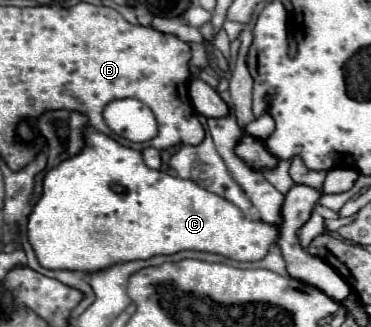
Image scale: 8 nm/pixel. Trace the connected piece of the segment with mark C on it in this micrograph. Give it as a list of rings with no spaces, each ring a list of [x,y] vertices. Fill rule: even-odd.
[[[86,126],[82,136],[84,148],[44,174],[42,196],[28,216],[28,242],[42,268],[96,272],[114,264],[148,260],[158,254],[176,254],[182,250],[214,252],[232,260],[250,262],[262,260],[270,250],[270,244],[276,242],[276,228],[266,226],[266,222],[244,218],[238,206],[218,194],[208,192],[192,180],[148,168],[142,160],[142,152],[122,146],[92,126]],[[114,184],[120,184],[124,192],[114,192]]]

